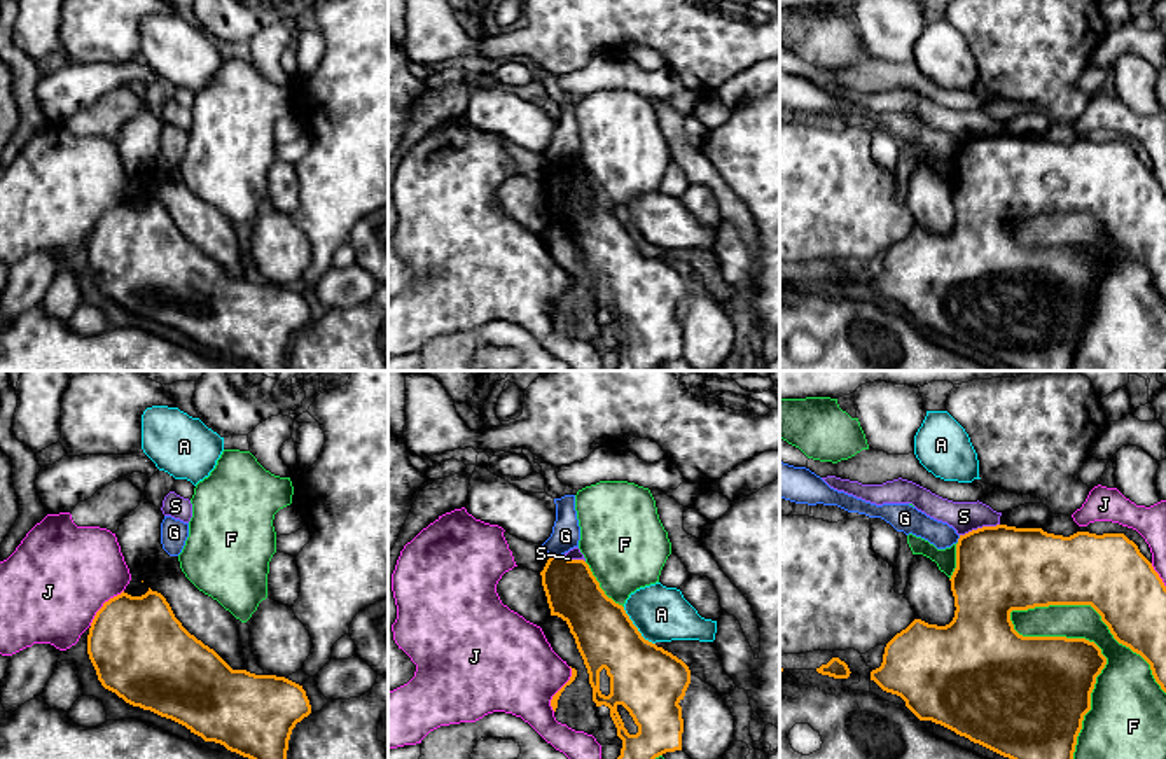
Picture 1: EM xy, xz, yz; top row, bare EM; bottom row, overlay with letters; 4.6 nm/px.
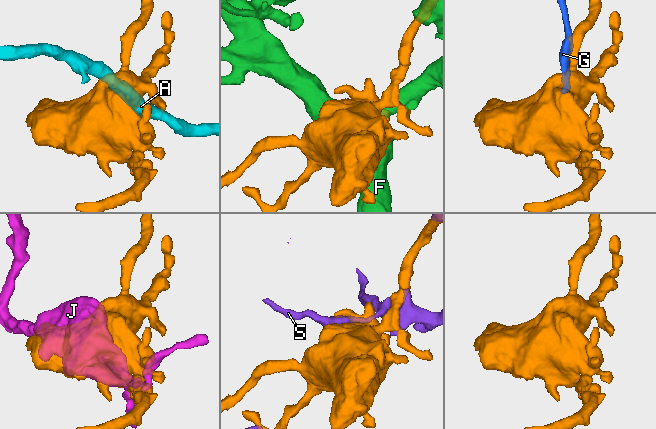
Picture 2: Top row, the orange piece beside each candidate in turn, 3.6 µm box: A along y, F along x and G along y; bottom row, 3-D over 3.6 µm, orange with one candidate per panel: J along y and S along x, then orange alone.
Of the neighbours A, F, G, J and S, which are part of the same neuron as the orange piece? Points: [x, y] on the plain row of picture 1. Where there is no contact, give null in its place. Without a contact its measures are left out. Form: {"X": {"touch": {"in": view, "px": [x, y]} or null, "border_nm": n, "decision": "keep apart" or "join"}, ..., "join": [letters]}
{"A": {"touch": {"in": "xz", "px": [637, 236]}, "border_nm": 220, "decision": "keep apart"}, "F": {"touch": {"in": "yz", "px": [1100, 261]}, "border_nm": 800, "decision": "keep apart"}, "G": {"touch": {"in": "xz", "px": [558, 165]}, "border_nm": 60, "decision": "keep apart"}, "J": {"touch": {"in": "xz", "px": [560, 298]}, "border_nm": 220, "decision": "keep apart"}, "S": {"touch": {"in": "yz", "px": [979, 137]}, "border_nm": 190, "decision": "keep apart"}, "join": []}

